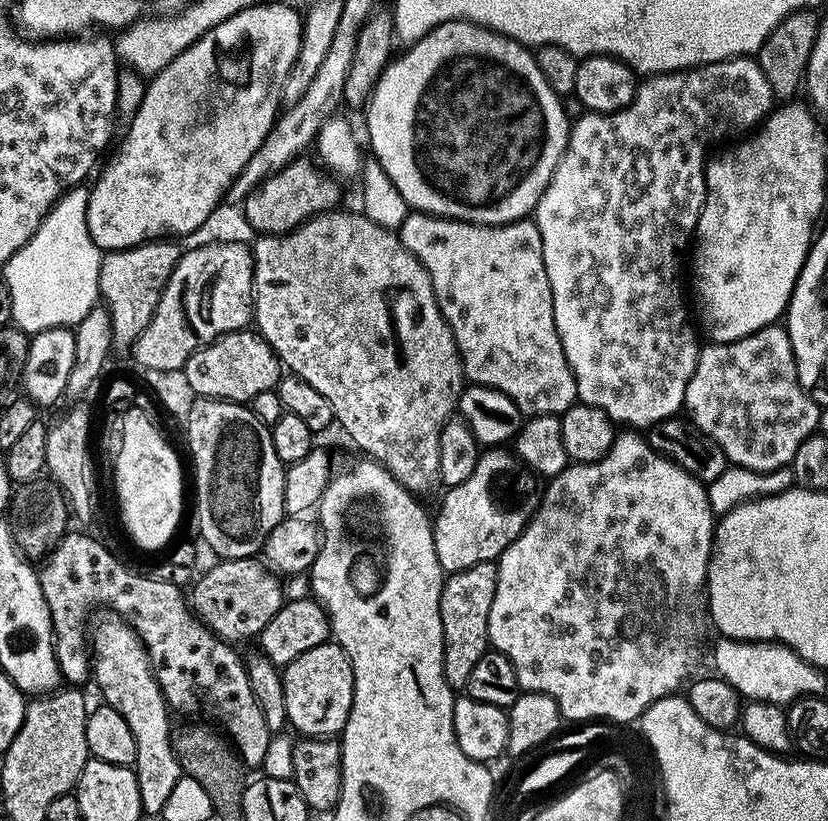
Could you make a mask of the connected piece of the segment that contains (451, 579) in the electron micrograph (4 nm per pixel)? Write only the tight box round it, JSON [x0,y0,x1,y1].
[440,560,498,690]

